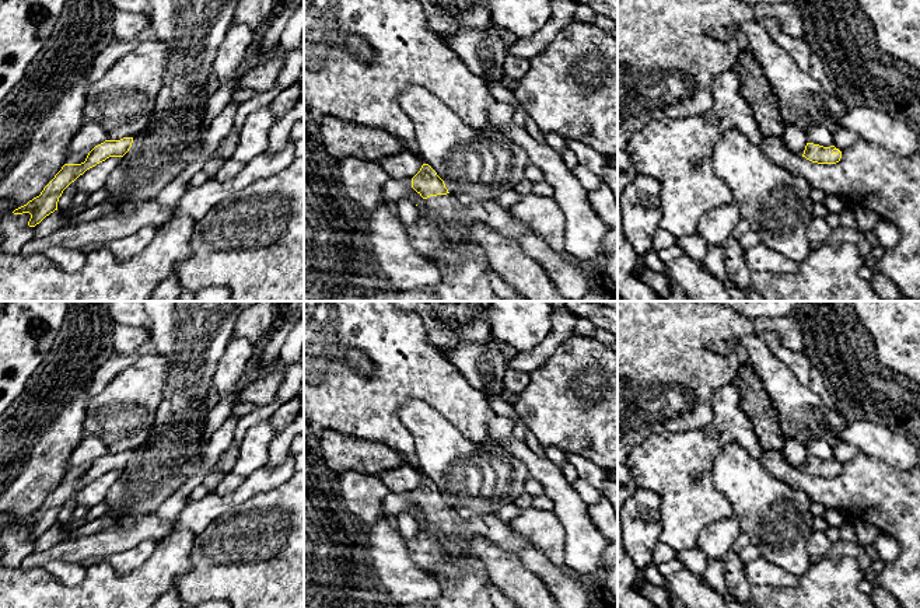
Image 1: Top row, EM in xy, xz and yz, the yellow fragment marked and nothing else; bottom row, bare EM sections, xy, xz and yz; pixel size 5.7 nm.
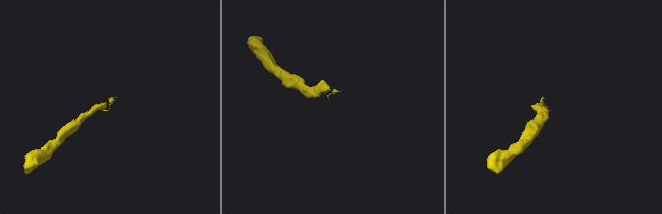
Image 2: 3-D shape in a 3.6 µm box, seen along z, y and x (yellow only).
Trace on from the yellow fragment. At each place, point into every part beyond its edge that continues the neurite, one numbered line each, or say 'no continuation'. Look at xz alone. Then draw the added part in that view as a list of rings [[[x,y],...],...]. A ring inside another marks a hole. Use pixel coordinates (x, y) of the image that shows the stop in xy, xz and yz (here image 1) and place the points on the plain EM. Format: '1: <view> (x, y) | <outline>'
1: xz (490, 527) | [[[447,507],[430,510],[423,518],[417,518],[419,524],[424,520],[447,535],[480,537],[515,553],[532,546],[527,535],[515,531],[511,524],[503,523],[496,513],[464,518],[455,509]]]

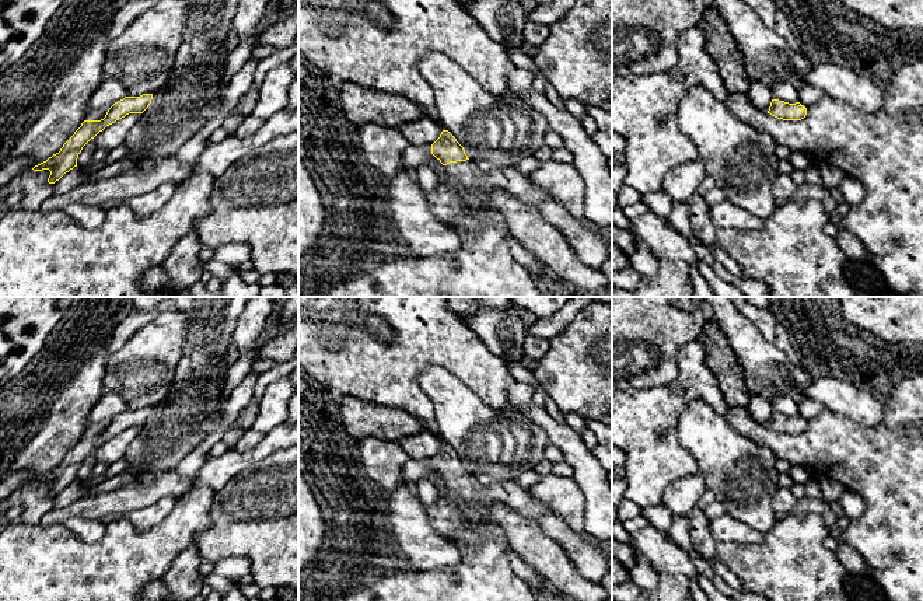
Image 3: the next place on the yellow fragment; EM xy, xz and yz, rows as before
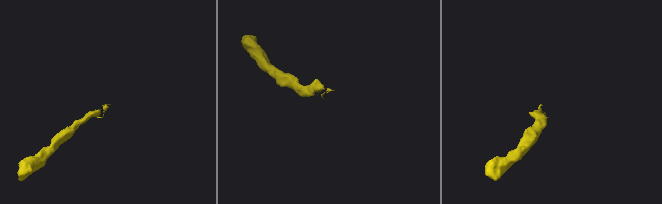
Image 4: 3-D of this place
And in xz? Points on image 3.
1: xz (510, 493) | [[[466,474],[450,476],[443,485],[437,485],[438,490],[444,486],[466,502],[500,503],[535,520],[552,513],[546,502],[535,497],[531,490],[522,489],[515,479],[483,485],[475,475]]]

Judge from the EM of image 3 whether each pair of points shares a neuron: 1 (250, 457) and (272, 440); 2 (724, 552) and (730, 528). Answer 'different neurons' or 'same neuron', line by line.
1: same neuron
2: different neurons

